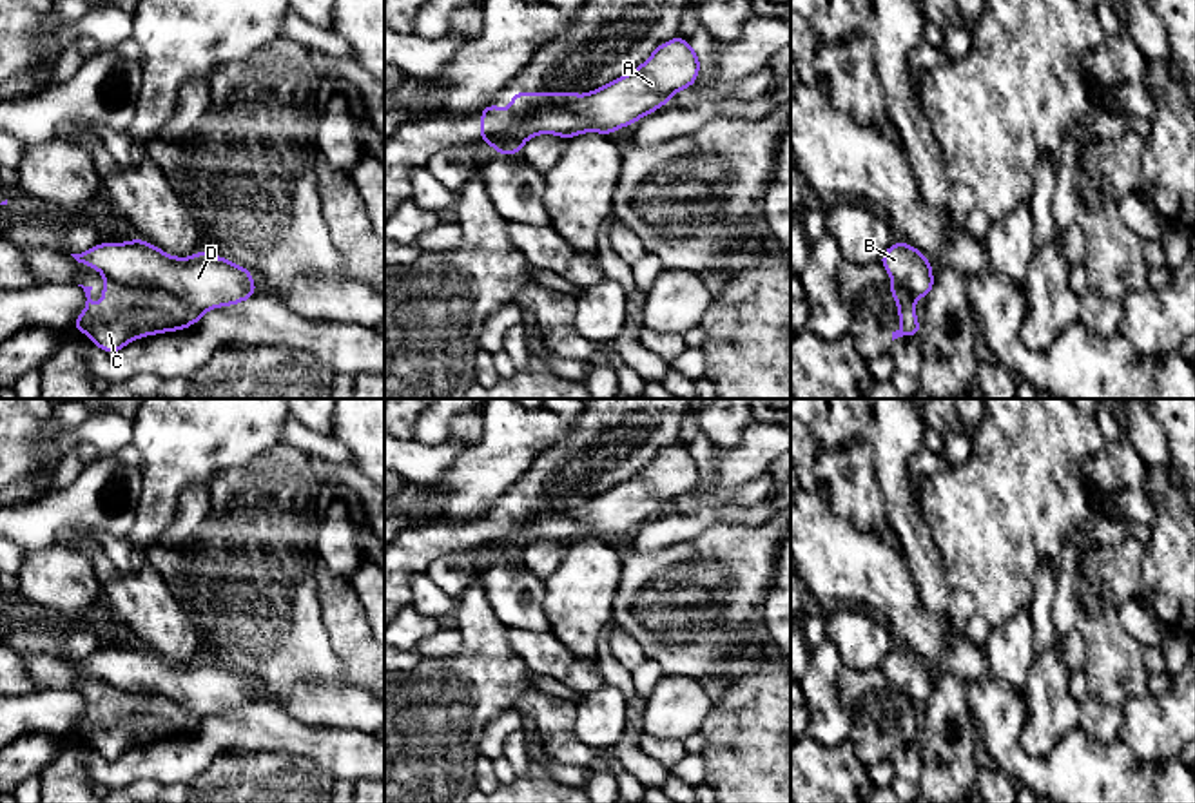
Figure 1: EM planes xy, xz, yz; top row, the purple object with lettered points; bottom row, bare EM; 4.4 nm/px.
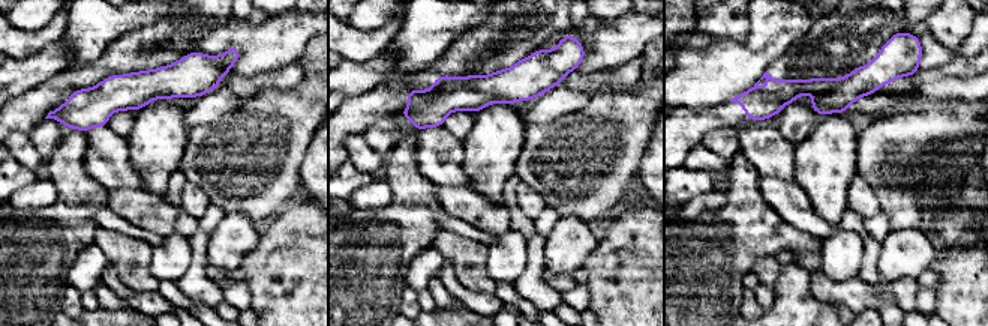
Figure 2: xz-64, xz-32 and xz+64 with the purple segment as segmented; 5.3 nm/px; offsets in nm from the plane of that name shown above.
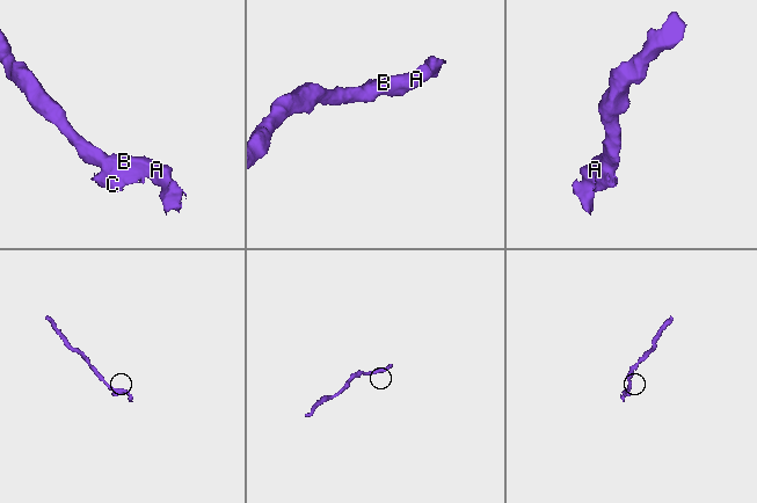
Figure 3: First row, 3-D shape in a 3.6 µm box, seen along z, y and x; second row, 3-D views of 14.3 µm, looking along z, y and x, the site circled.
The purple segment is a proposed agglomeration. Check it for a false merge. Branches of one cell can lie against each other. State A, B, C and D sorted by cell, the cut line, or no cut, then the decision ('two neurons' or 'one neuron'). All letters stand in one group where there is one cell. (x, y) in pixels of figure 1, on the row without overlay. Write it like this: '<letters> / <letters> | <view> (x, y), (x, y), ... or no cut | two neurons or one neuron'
A B D / C | xz (582, 501), (563, 510), (537, 512), (510, 537), (483, 548) | two neurons

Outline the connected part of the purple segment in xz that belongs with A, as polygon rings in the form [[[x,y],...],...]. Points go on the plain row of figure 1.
[[[675,442],[660,450],[629,480],[564,511],[537,513],[511,538],[484,549],[504,562],[520,560],[522,551],[539,540],[555,540],[564,546],[584,538],[613,540],[664,513],[678,497],[693,493],[698,480],[698,459],[687,446]]]

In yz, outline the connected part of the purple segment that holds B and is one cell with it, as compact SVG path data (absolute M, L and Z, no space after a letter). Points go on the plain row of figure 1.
M905 647L889 653L879 669L892 687L901 691L912 703L927 703L934 692L932 671L923 658Z

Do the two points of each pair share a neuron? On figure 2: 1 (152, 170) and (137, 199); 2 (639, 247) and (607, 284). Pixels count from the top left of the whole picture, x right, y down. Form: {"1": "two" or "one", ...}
{"1": "two", "2": "one"}

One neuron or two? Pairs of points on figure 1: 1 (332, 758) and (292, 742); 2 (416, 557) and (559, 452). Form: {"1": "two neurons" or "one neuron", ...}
{"1": "one neuron", "2": "one neuron"}

